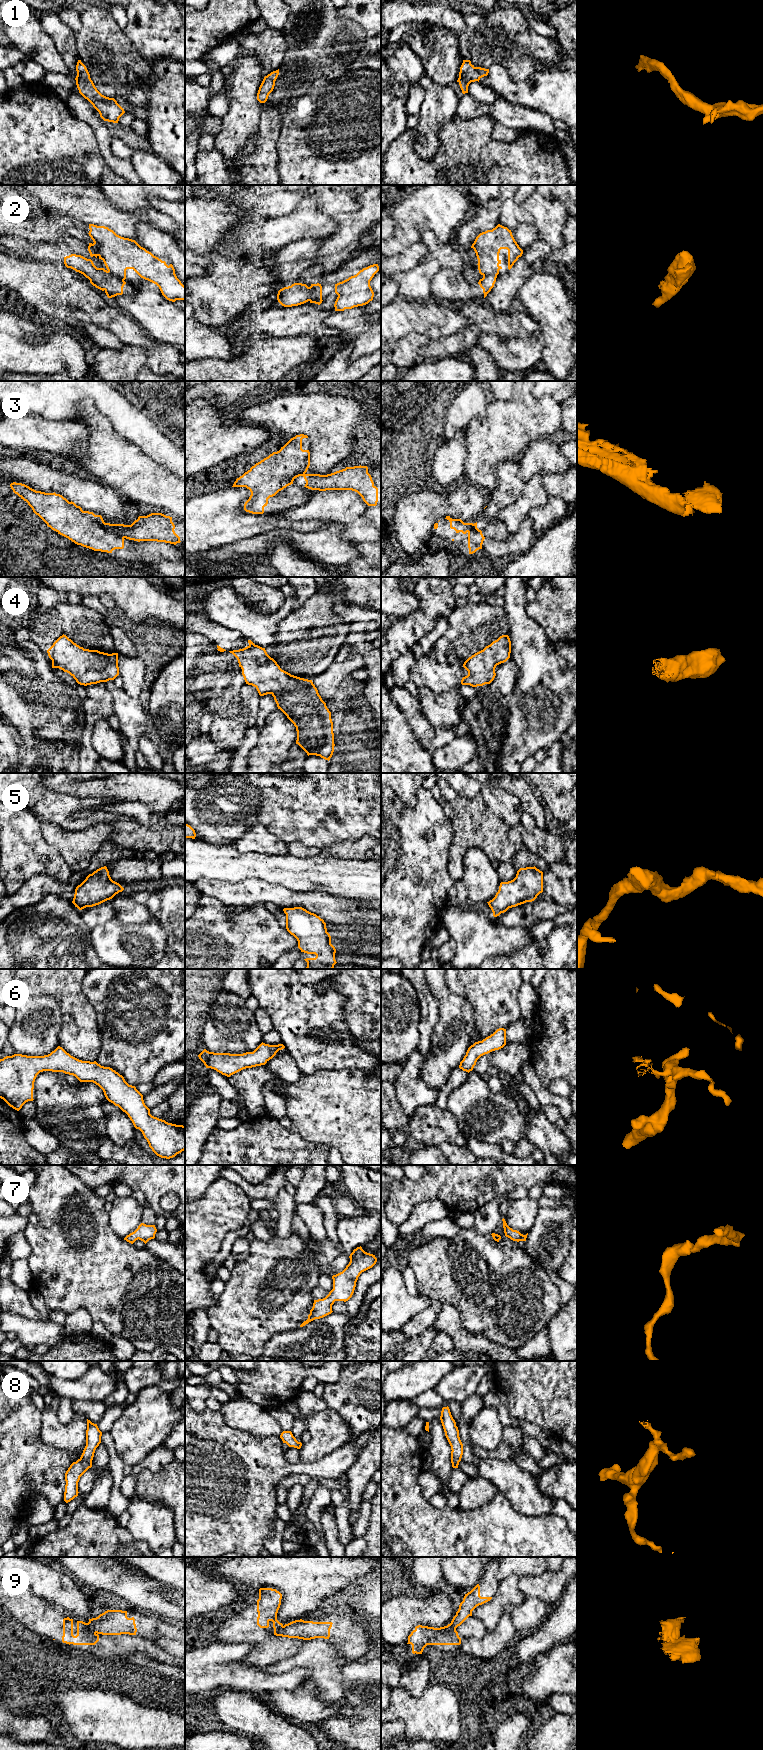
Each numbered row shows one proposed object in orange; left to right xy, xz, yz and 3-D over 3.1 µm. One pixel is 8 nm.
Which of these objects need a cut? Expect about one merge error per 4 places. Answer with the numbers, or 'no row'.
2, 3, 9

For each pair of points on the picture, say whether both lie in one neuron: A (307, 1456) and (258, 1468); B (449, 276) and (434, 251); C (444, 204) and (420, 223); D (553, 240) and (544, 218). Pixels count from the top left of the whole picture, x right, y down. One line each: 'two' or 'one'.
A: two
B: two
C: one
D: one

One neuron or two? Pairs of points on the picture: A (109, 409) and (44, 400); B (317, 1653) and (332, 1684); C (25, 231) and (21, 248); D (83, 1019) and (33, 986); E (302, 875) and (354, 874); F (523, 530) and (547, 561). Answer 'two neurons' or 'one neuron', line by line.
A: one neuron
B: one neuron
C: two neurons
D: one neuron
E: one neuron
F: two neurons

